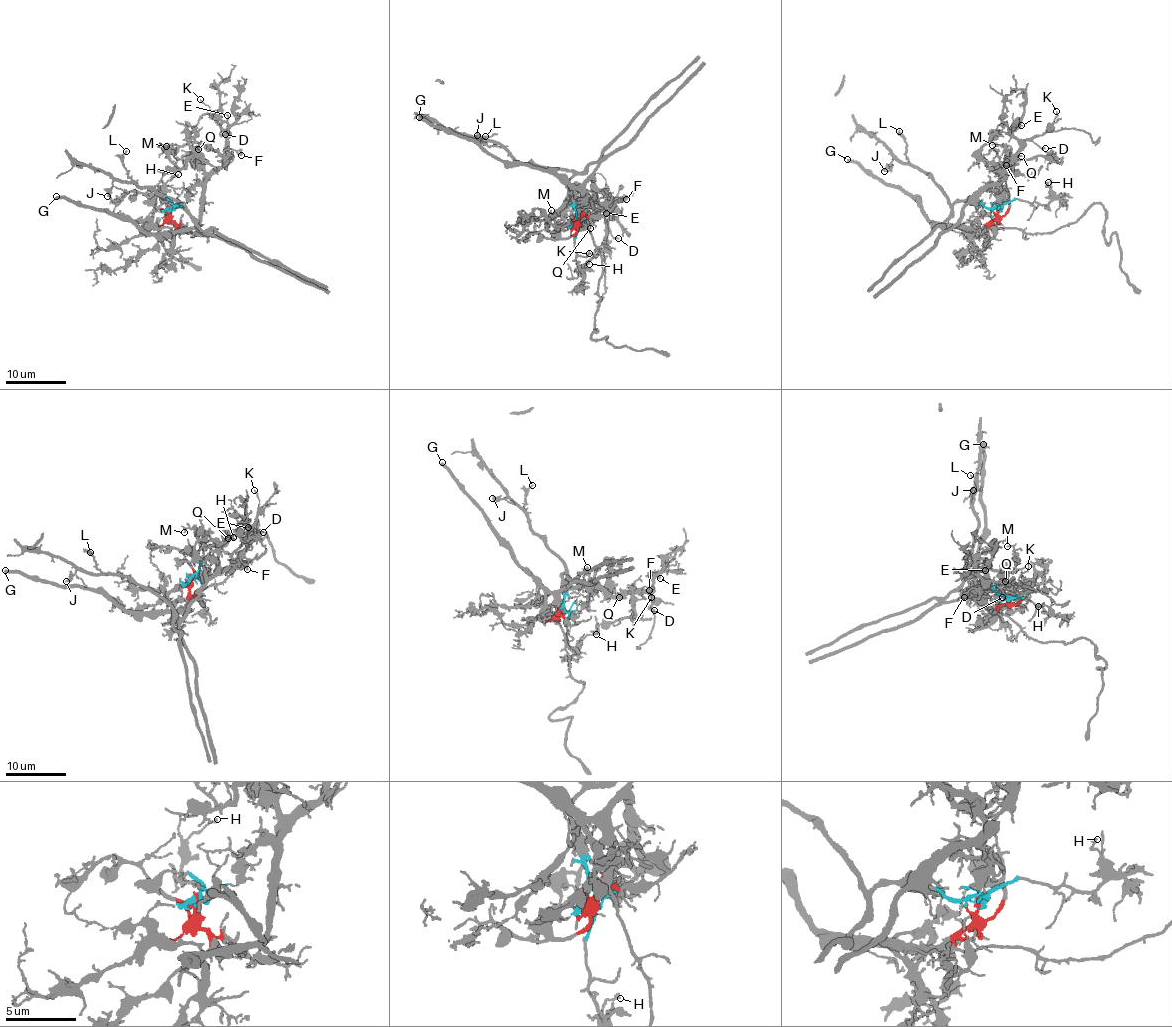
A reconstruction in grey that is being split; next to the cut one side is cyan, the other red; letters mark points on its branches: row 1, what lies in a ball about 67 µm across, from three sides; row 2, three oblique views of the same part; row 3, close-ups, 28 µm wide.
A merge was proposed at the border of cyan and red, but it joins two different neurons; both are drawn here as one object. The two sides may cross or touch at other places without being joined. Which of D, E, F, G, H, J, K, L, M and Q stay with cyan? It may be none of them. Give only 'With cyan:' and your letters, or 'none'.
With cyan: H, J, L

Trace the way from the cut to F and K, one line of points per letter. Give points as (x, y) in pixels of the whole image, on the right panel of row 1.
F: (998, 209), (981, 227), (961, 228), (958, 224), (962, 209), (1001, 181), (1006, 166)
K: (998, 209), (981, 227), (961, 228), (962, 209), (1001, 181), (1010, 158), (1026, 141), (1049, 131), (1056, 111)

